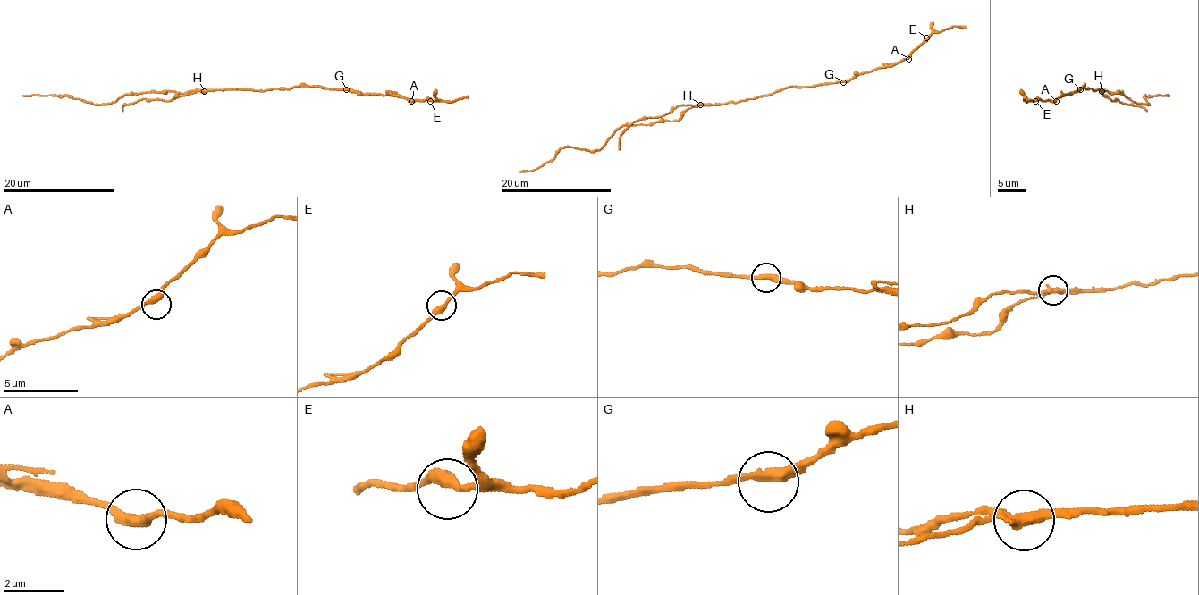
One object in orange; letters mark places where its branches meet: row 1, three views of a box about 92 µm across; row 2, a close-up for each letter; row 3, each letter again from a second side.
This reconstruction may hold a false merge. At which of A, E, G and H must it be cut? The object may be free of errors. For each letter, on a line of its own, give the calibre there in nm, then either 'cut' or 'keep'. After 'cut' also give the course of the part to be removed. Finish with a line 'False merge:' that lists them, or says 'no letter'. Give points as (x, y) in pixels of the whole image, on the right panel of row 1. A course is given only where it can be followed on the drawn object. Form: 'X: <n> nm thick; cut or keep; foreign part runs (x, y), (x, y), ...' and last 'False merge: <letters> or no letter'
A: 340 nm thick; keep
E: 340 nm thick; keep
G: 340 nm thick; keep
H: 320 nm thick; cut; foreign part runs (1102, 91), (1111, 101), (1118, 99), (1143, 106), (1146, 111)
False merge: H

